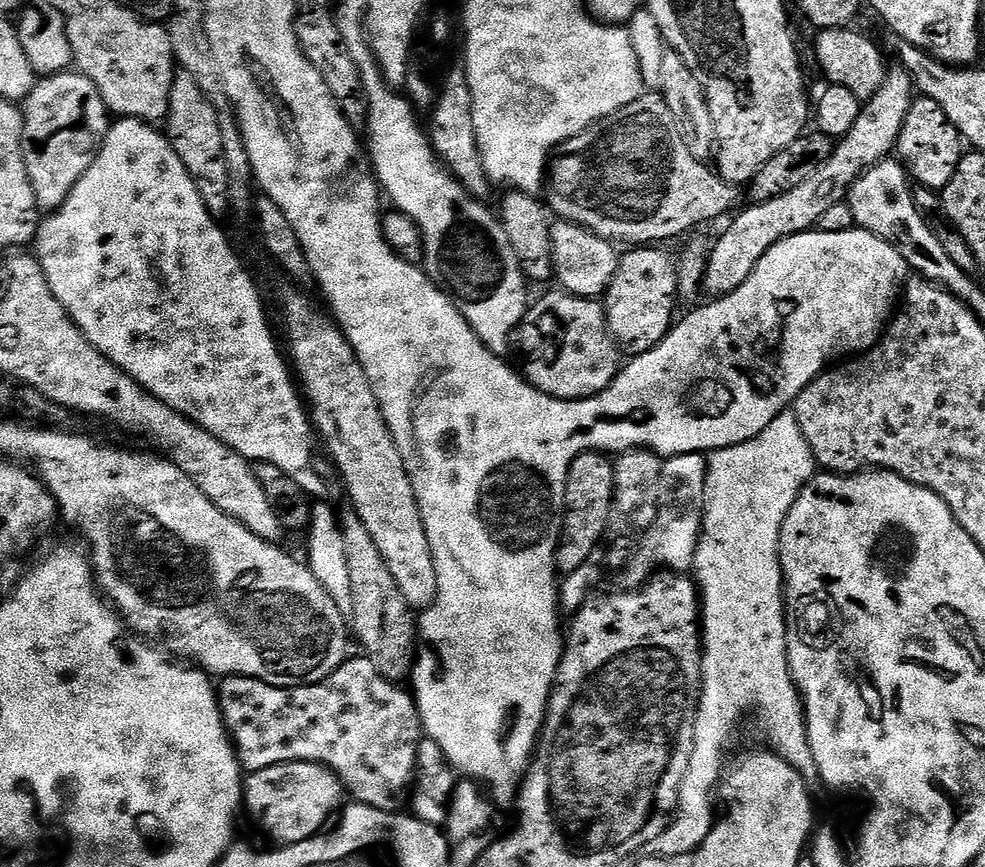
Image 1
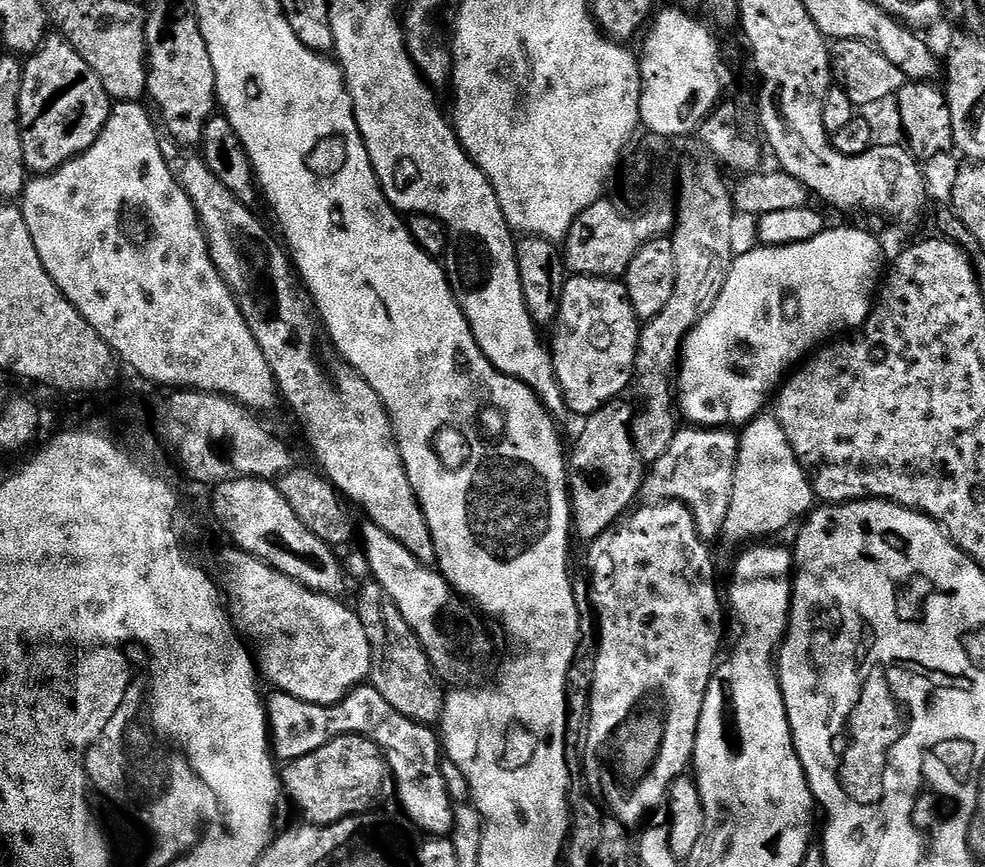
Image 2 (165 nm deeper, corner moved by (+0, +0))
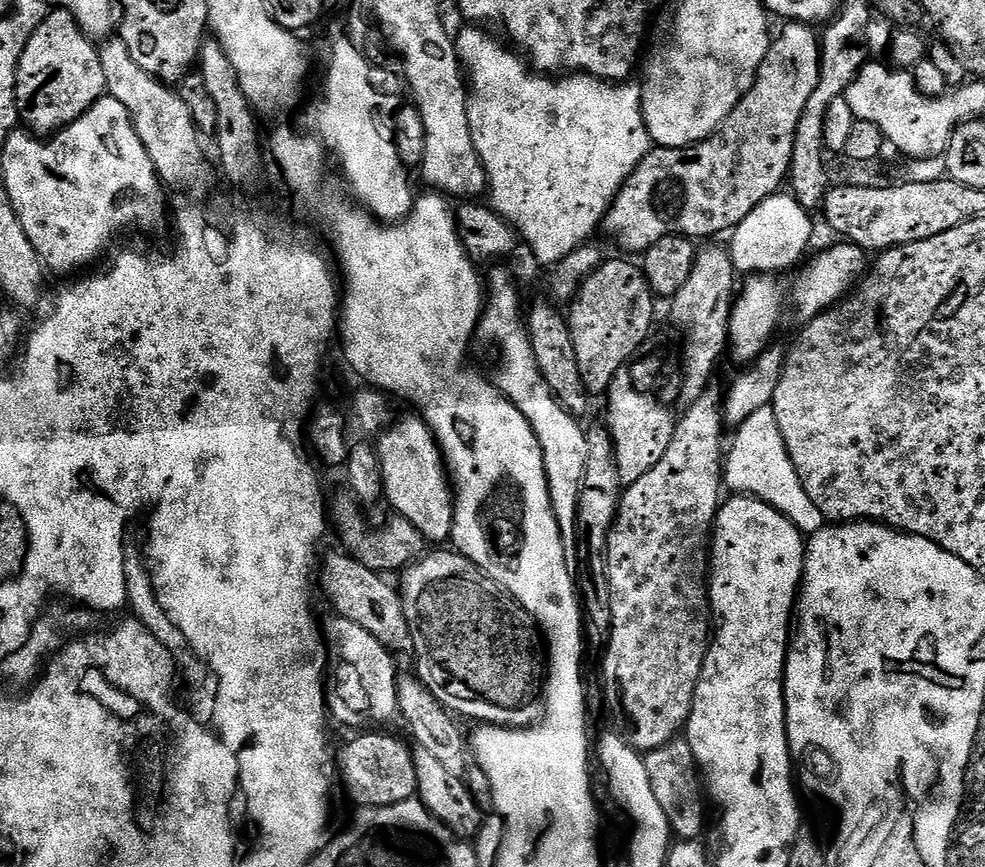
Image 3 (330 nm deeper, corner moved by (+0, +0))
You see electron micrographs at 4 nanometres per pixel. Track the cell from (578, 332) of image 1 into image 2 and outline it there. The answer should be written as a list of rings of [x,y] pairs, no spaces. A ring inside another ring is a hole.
[[[569,275],[564,281],[555,324],[551,325],[550,351],[558,386],[562,386],[565,409],[579,418],[593,416],[599,408],[613,403],[636,375],[636,351],[640,341],[641,321],[637,320],[628,301],[626,286],[619,279],[606,276]]]

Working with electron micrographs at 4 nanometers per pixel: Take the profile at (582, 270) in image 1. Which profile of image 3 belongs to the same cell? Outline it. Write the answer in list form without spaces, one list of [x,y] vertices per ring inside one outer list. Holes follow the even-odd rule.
[[[788,22],[783,26],[785,28],[781,30],[780,37],[777,35],[773,39],[772,45],[768,47],[768,53],[758,70],[754,86],[750,86],[750,90],[738,102],[738,106],[734,106],[734,110],[730,110],[730,114],[721,122],[720,127],[712,135],[706,137],[700,143],[693,144],[687,148],[653,147],[646,154],[646,158],[642,158],[642,162],[630,174],[630,178],[626,178],[626,182],[618,190],[614,202],[608,207],[608,212],[604,215],[602,225],[602,232],[605,232],[624,251],[621,253],[632,254],[628,252],[637,252],[637,254],[643,254],[648,251],[650,246],[654,246],[654,242],[658,242],[667,236],[686,236],[693,242],[704,242],[700,240],[706,239],[707,236],[716,236],[719,232],[731,233],[742,222],[742,218],[746,218],[746,214],[750,214],[750,210],[754,210],[754,206],[758,206],[766,198],[777,195],[783,189],[780,188],[783,184],[785,187],[788,180],[788,170],[792,167],[794,138],[798,130],[798,118],[802,118],[802,110],[806,110],[806,102],[810,102],[810,94],[814,94],[814,90],[818,90],[821,37],[816,32],[817,29],[811,24]]]

